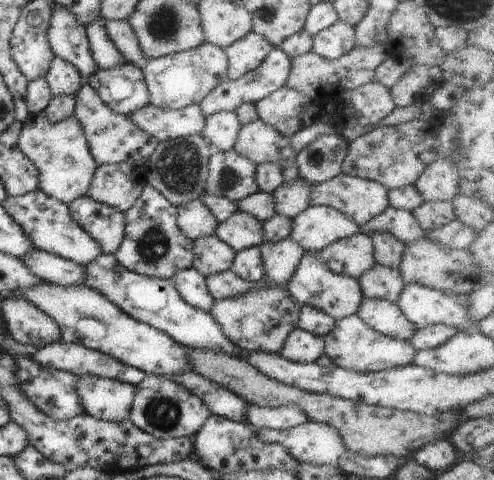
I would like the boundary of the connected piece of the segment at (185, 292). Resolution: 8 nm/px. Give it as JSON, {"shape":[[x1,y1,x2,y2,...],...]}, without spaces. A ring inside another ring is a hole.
{"shape":[[194,267,176,270,176,274,170,278,170,281,184,302,204,312,212,310,215,299,208,290,205,276,202,276]]}

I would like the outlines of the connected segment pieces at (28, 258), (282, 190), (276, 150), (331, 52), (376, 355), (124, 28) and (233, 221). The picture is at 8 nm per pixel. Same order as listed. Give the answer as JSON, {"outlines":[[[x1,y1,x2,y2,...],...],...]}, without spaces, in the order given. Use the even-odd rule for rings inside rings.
{"outlines":[[[33,247,20,260,28,270,32,270,46,282,54,282,60,286,84,285,84,267,56,254]],[[302,177,292,182,284,181,282,186,273,192,274,208,278,214,293,219,310,207,310,194,312,186]],[[260,119,242,125,233,149,255,165,272,162,278,164,280,170,294,164,297,157,290,140]],[[338,19,336,24,317,34,313,41,312,52,322,58,336,60,355,47,355,28]],[[357,314,336,320,332,332,323,339,326,344,323,354,331,360,331,364,362,374,408,366,413,364,416,356,416,350,410,342,384,336,377,330,371,329]],[[112,20,104,21,106,34,112,39,115,47,120,50,120,54,124,56,126,63,133,64,136,68,142,70,148,62,146,56,140,50,138,38,129,22,112,22]],[[237,210,228,217,228,220,217,226,215,235,235,252,240,252,257,247,264,241,263,222]]]}

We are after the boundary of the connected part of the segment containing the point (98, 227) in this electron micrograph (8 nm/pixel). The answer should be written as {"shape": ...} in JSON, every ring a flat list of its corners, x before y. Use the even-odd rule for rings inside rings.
{"shape":[[86,195,69,203,70,214,92,240,106,254,114,254,122,240,126,226,125,213,98,202]]}

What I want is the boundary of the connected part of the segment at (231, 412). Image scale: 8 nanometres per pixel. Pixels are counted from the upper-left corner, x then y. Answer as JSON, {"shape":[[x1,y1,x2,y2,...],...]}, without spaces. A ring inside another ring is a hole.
{"shape":[[192,371,184,372,184,374,172,374,169,379,184,386,194,396,200,397,200,400,214,415,234,421,246,421,247,402,231,390,215,382,210,382,207,378]]}

